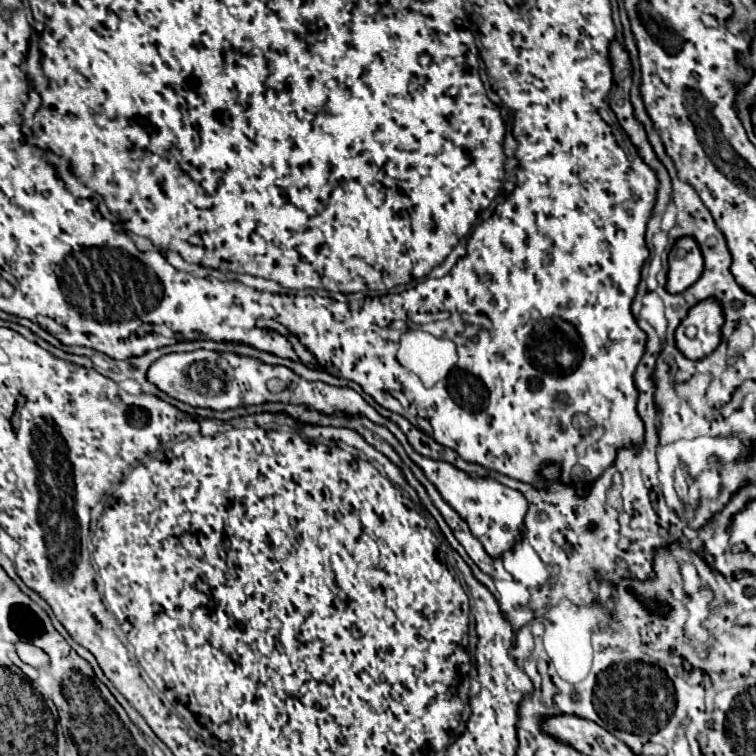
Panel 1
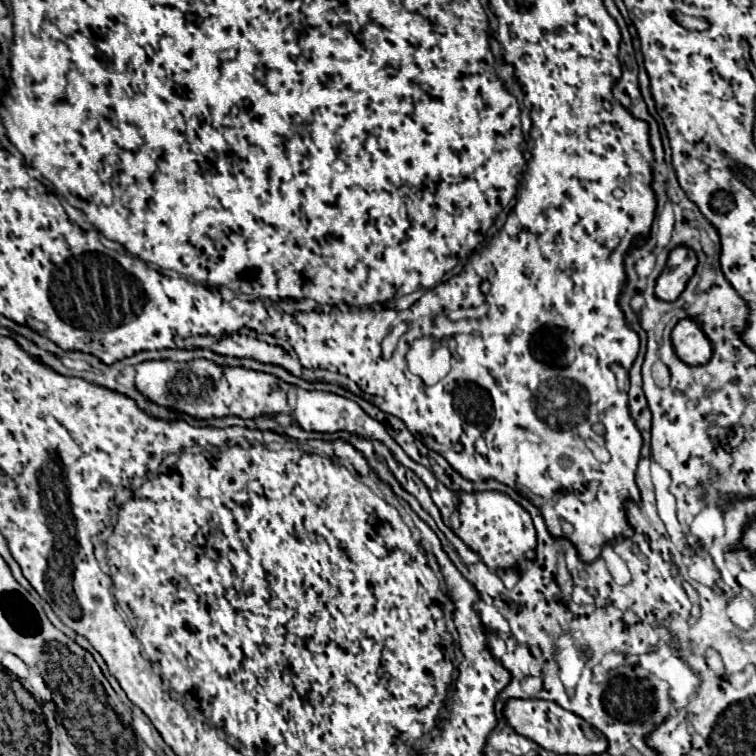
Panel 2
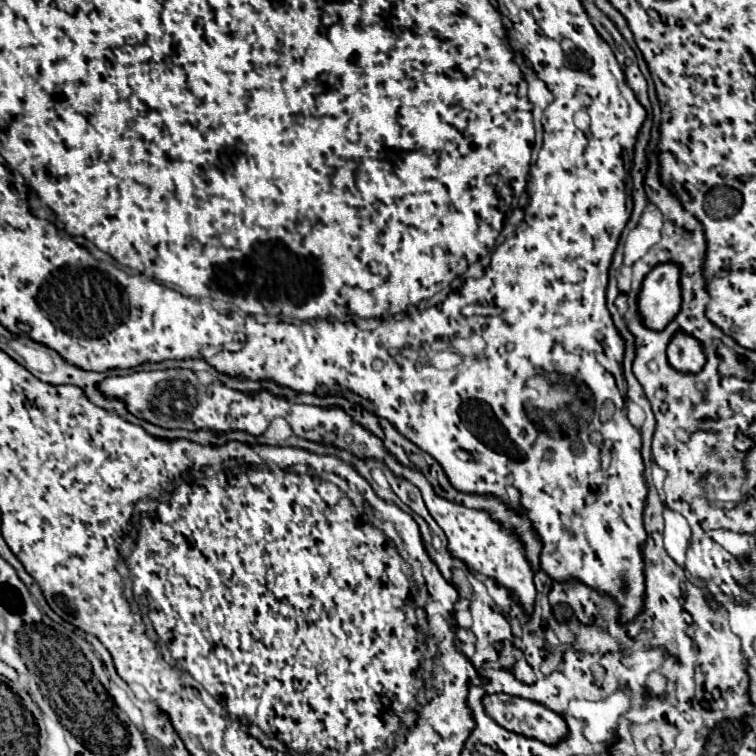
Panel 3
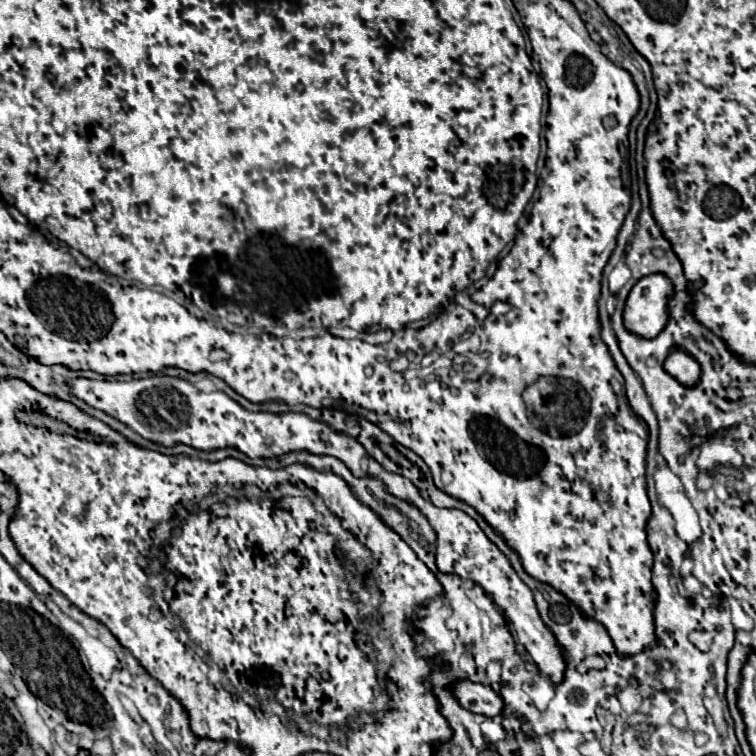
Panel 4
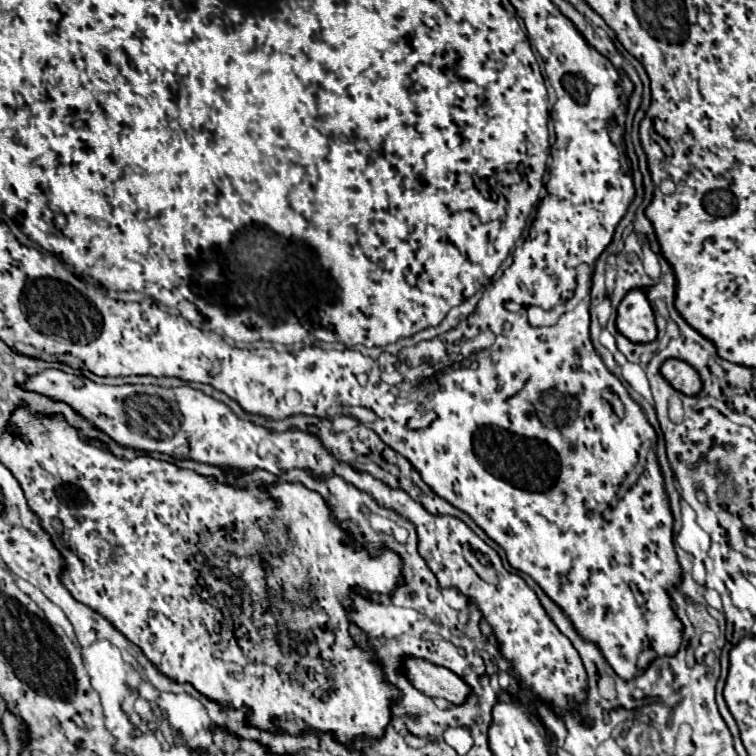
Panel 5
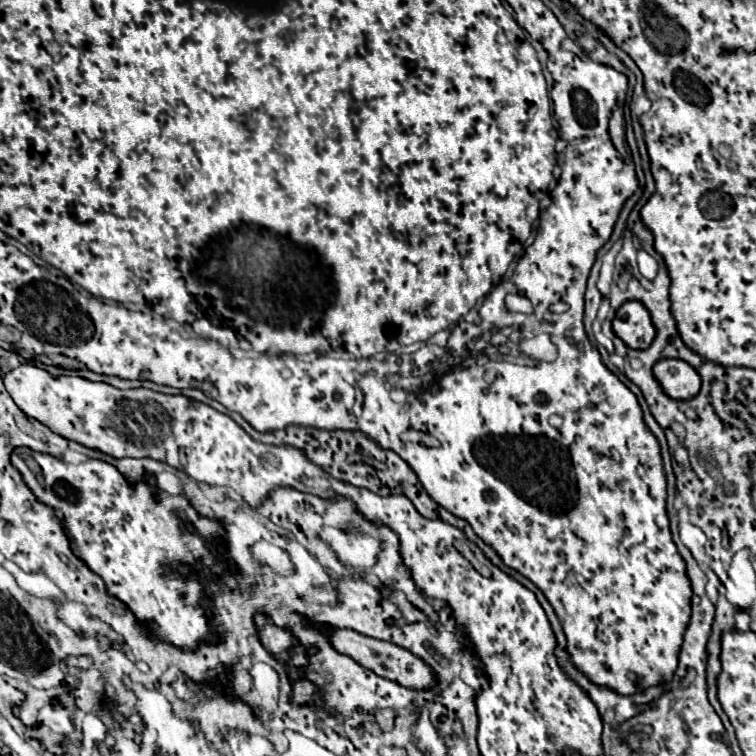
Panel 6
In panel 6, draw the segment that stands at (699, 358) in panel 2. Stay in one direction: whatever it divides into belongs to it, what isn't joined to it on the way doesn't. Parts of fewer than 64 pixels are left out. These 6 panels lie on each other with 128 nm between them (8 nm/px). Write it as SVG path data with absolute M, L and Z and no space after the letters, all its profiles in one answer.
M664 358L654 366L654 376L662 390L676 400L690 400L700 392L698 372L684 360Z

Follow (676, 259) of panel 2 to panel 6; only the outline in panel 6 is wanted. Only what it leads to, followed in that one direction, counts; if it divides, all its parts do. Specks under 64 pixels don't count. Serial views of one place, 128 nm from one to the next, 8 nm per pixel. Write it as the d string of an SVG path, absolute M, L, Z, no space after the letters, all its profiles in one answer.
M628 300L616 310L616 318L612 320L612 330L618 338L622 338L630 348L648 348L656 336L656 328L648 310L636 300Z

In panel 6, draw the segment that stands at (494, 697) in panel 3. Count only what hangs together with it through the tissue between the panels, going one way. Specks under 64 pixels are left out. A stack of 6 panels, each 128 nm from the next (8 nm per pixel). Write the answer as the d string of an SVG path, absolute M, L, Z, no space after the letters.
M336 630L336 632L330 634L330 638L332 638L332 644L334 644L334 648L338 652L348 654L356 662L360 662L362 666L376 672L378 676L394 680L400 686L420 690L420 688L432 688L432 684L436 684L436 680L432 680L432 668L428 668L428 664L424 664L424 660L420 660L416 654L408 652L406 648L400 648L400 646L396 646L392 642L362 636L358 632L354 632L354 630Z

